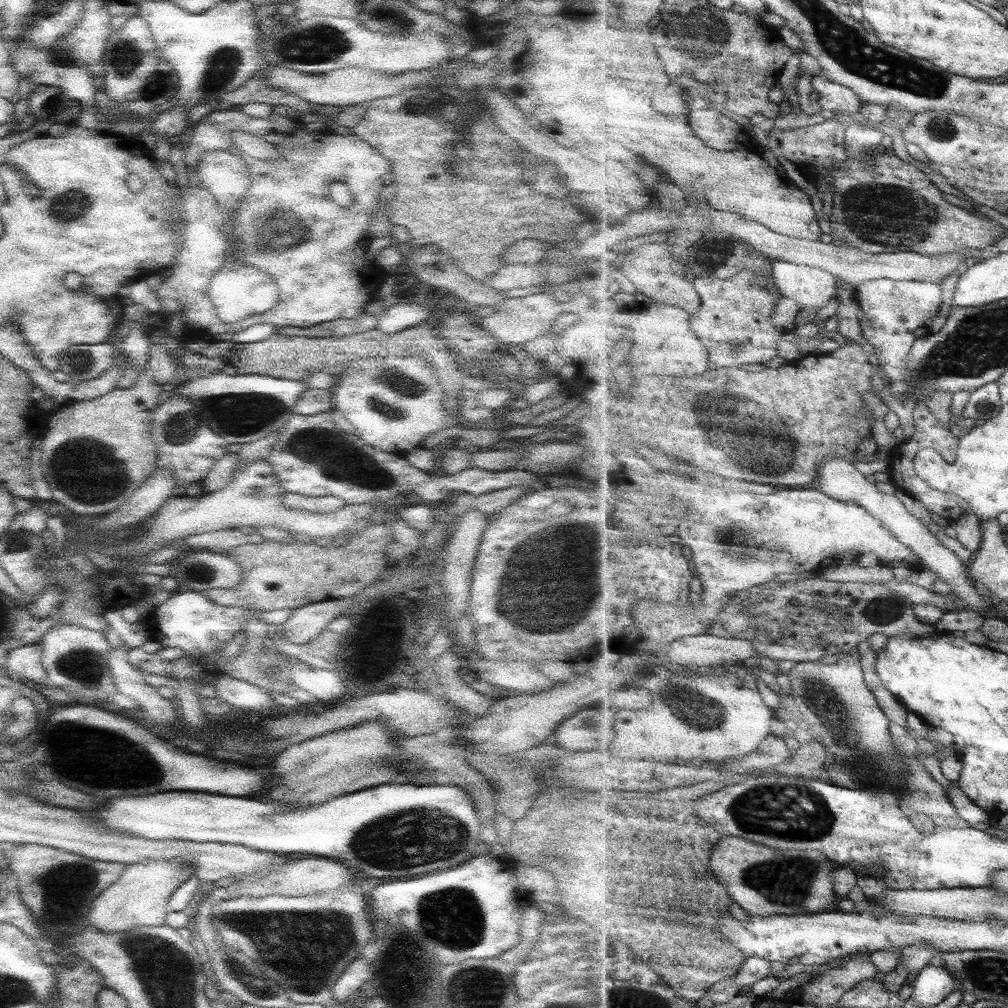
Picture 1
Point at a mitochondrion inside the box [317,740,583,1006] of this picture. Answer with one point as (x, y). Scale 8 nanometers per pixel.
(378, 843)

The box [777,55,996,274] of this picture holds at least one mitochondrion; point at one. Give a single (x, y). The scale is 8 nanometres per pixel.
(865, 206)

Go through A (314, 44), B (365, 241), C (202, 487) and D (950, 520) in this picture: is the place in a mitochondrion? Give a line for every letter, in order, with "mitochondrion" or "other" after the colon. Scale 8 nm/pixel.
A: mitochondrion
B: other
C: other
D: other

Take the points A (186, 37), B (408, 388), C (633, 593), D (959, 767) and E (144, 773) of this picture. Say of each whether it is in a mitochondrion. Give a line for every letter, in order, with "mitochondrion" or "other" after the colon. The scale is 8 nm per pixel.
A: other
B: mitochondrion
C: other
D: other
E: other

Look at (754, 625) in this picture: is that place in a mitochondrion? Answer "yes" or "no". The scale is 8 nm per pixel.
no

